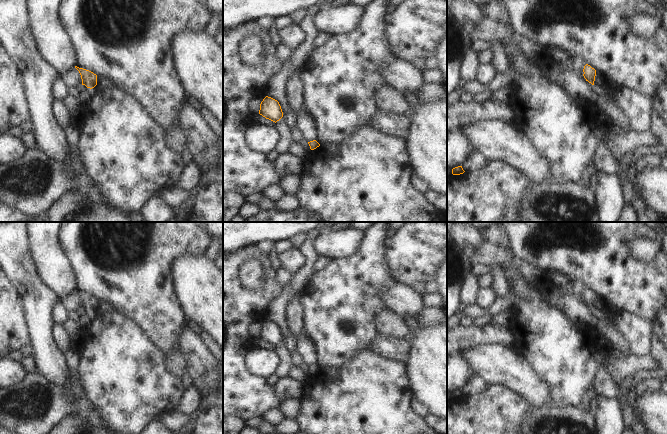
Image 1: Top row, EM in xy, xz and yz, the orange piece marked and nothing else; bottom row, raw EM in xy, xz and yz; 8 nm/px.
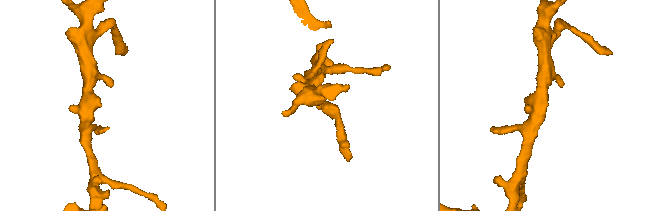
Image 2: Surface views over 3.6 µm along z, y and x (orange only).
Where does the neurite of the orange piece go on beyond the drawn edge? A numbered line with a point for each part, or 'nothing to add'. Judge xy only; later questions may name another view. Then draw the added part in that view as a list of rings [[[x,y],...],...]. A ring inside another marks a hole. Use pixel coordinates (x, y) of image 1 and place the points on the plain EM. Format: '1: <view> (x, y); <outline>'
nothing to add

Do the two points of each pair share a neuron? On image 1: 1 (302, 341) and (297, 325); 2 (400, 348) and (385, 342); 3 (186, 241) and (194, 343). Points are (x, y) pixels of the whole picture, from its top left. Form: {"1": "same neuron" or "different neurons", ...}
{"1": "different neurons", "2": "same neuron", "3": "different neurons"}

